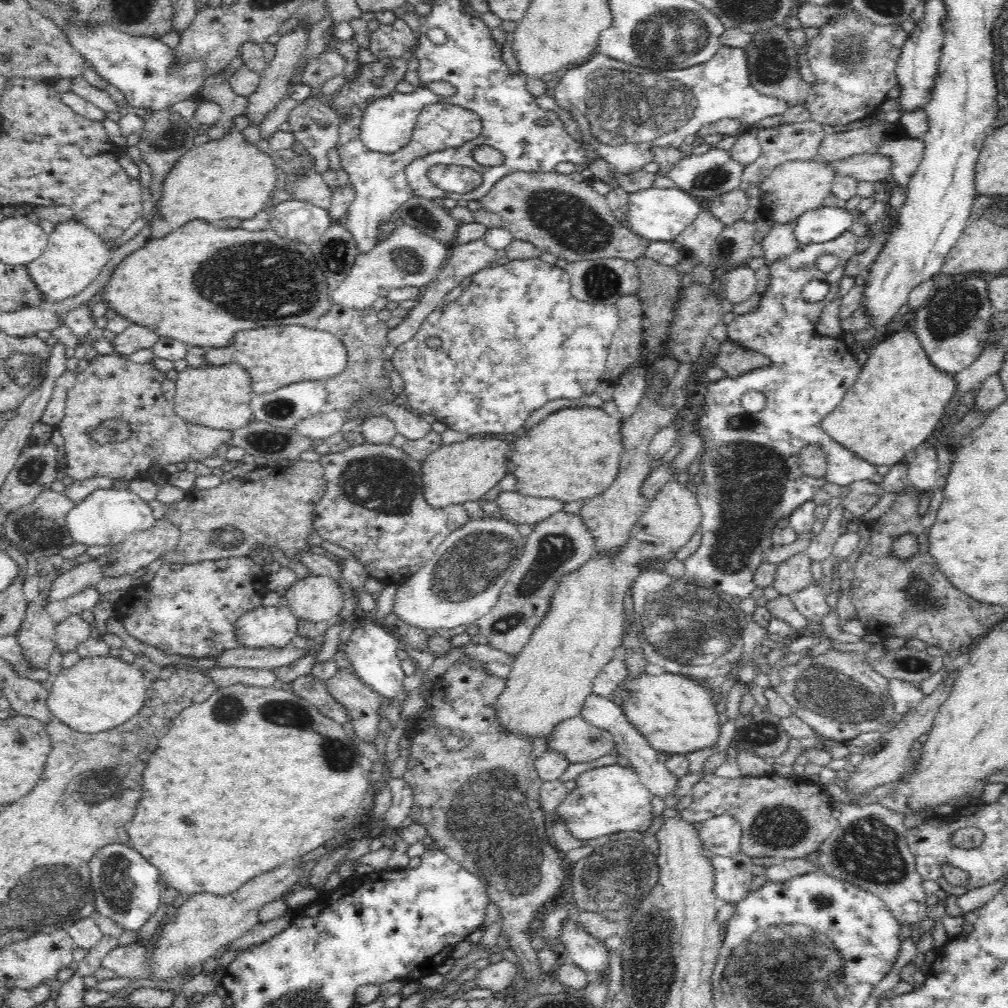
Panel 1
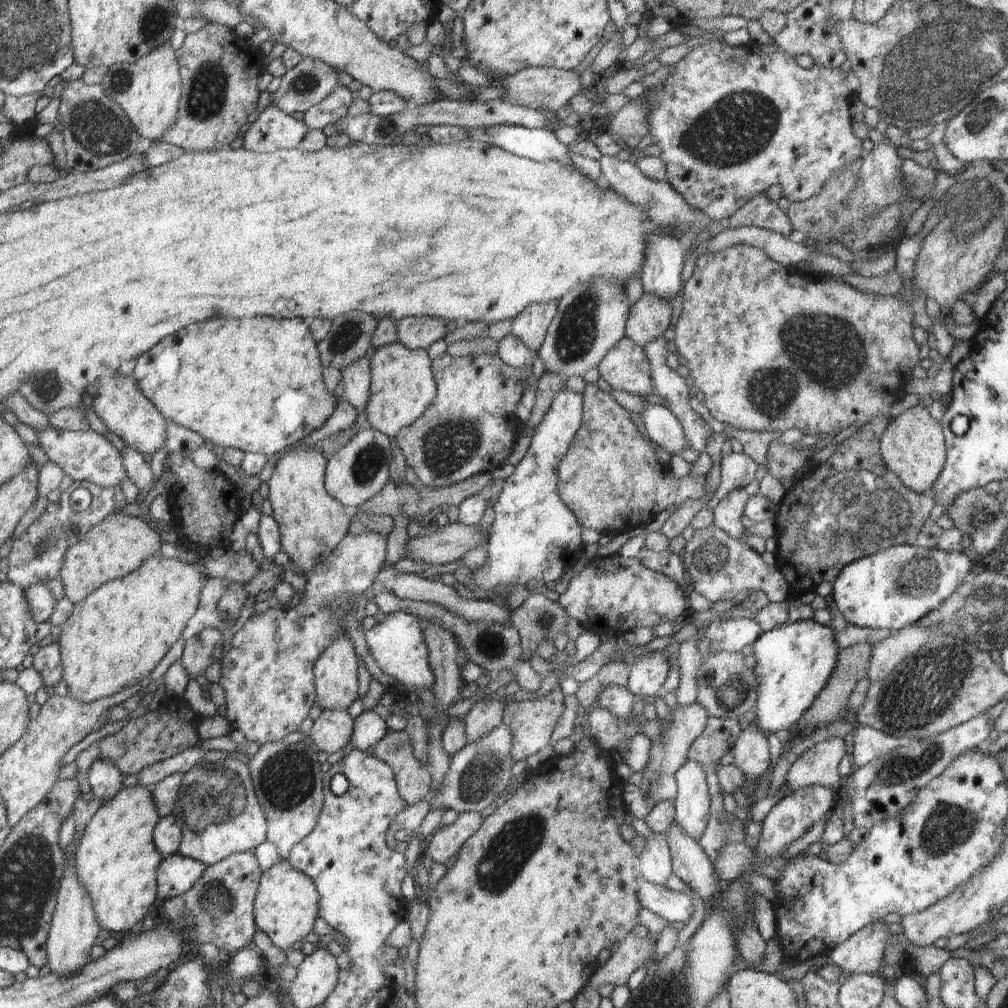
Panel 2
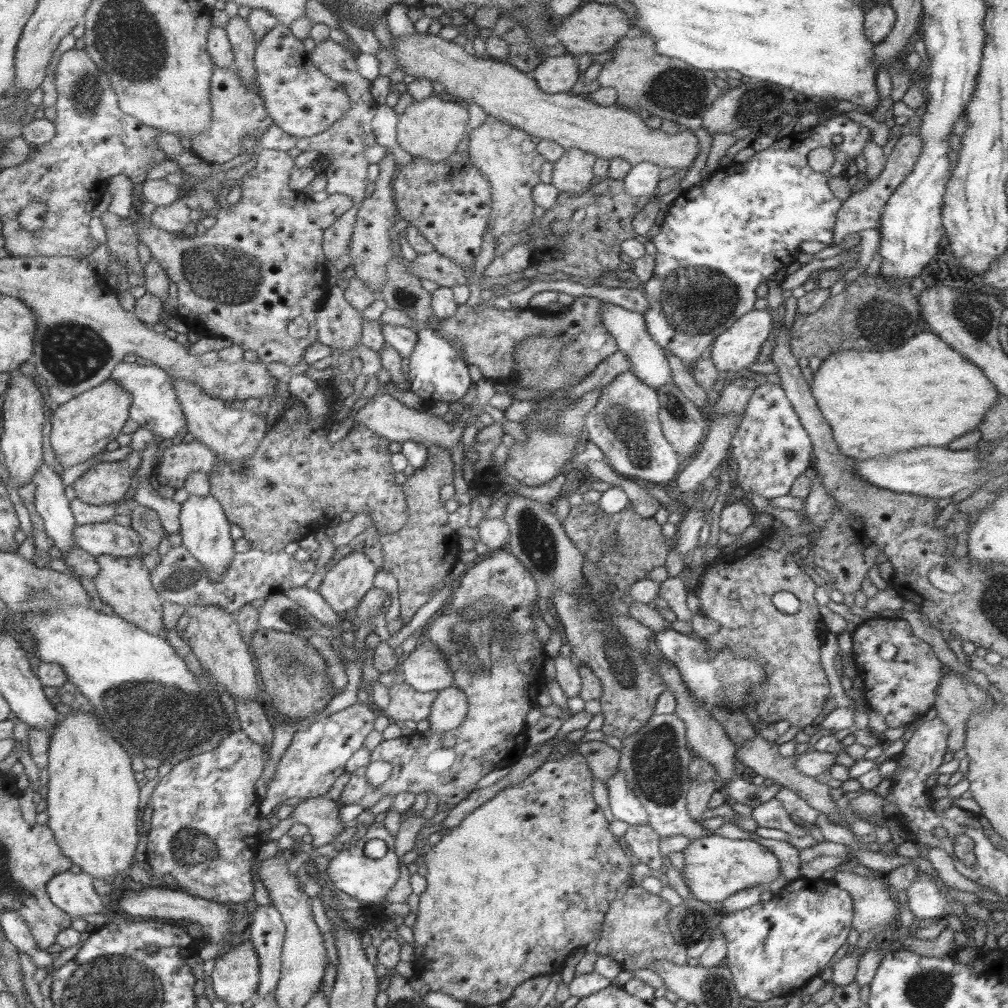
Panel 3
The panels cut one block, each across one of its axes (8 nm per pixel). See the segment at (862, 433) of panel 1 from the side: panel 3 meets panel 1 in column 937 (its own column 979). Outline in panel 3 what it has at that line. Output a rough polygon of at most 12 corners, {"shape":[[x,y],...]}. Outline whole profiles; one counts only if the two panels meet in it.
{"shape":[[930,330],[844,350],[811,393],[842,453],[948,447],[998,404]]}

